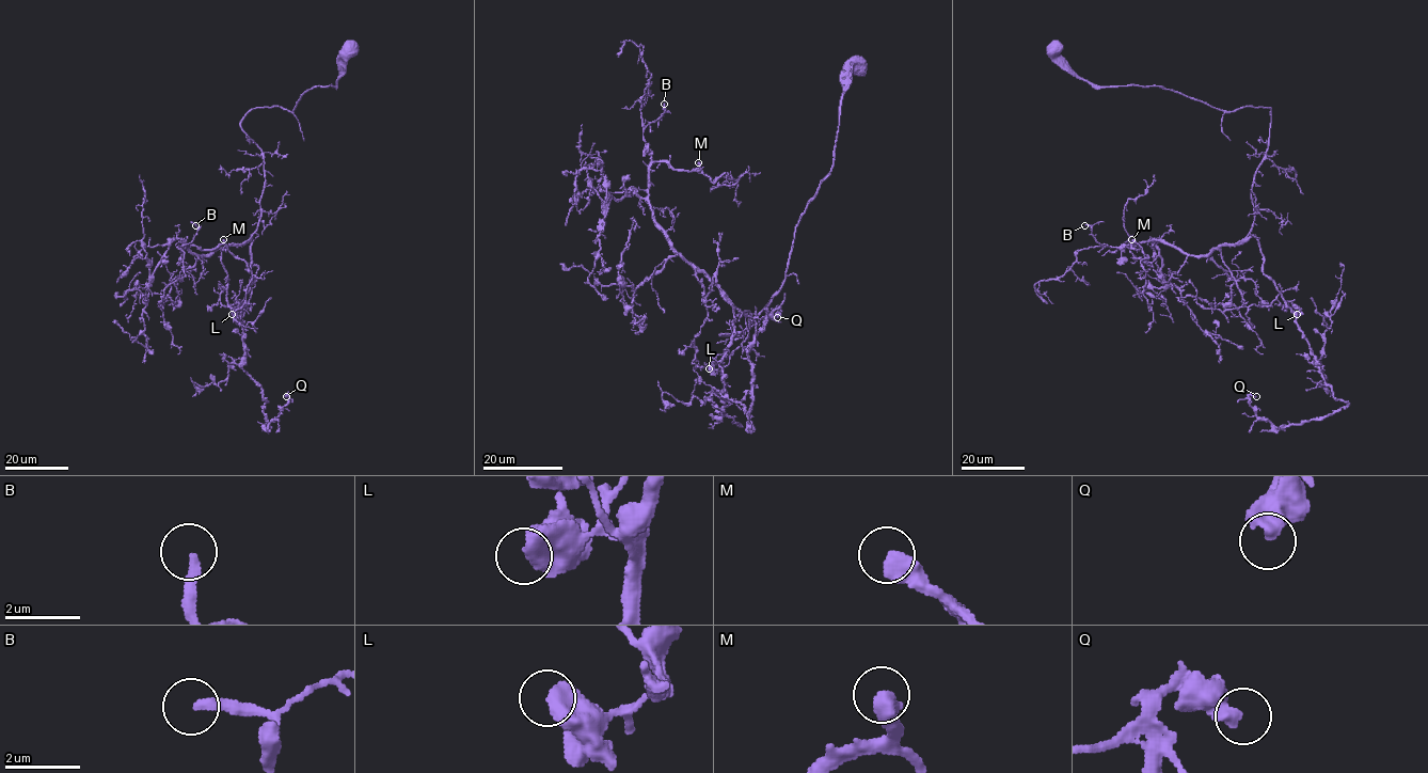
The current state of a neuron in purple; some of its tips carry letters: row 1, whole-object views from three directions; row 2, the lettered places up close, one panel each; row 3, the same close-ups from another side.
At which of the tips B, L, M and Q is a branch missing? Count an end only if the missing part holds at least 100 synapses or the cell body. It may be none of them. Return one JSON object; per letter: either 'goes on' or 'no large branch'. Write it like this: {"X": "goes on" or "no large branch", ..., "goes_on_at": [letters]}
{"B": "no large branch", "L": "no large branch", "M": "goes on", "Q": "no large branch", "goes_on_at": ["M"]}

